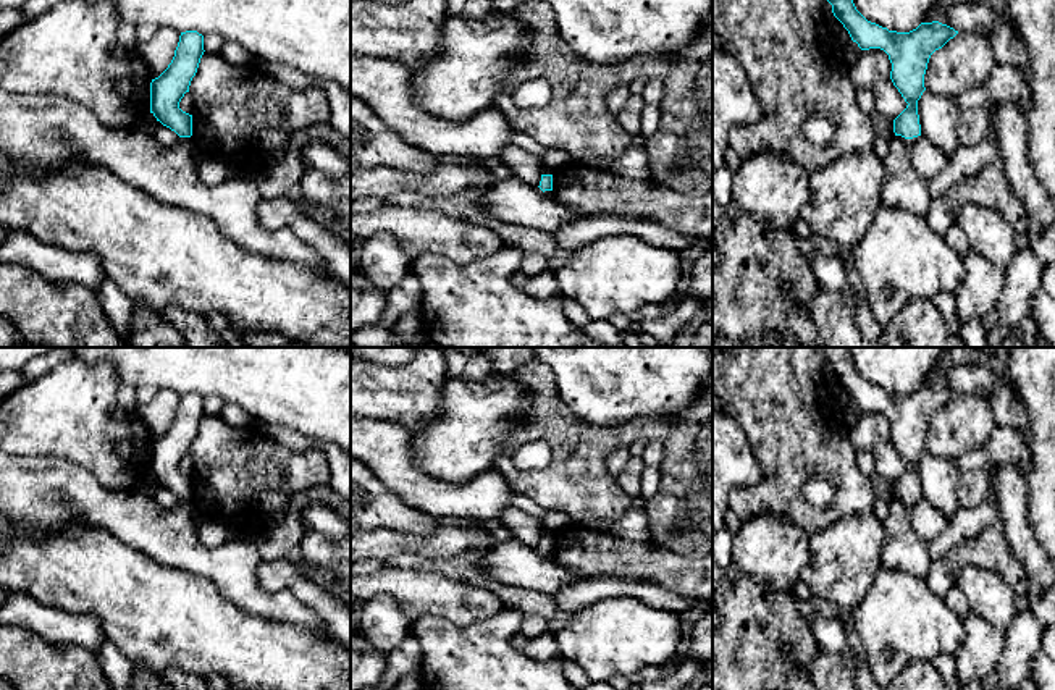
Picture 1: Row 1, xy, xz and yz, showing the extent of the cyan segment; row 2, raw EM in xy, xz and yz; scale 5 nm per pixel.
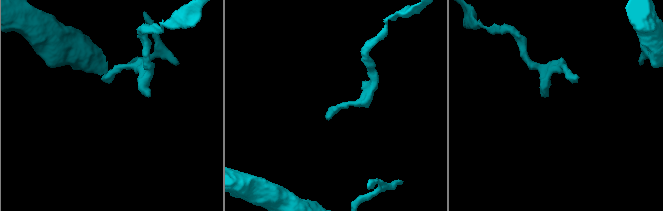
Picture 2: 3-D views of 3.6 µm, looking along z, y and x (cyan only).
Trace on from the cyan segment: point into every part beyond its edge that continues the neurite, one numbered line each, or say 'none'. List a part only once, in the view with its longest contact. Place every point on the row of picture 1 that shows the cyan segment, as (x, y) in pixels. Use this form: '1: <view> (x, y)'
none

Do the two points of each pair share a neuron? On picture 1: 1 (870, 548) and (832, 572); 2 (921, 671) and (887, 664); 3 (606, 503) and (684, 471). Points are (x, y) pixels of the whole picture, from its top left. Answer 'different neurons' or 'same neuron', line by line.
1: same neuron
2: different neurons
3: same neuron

